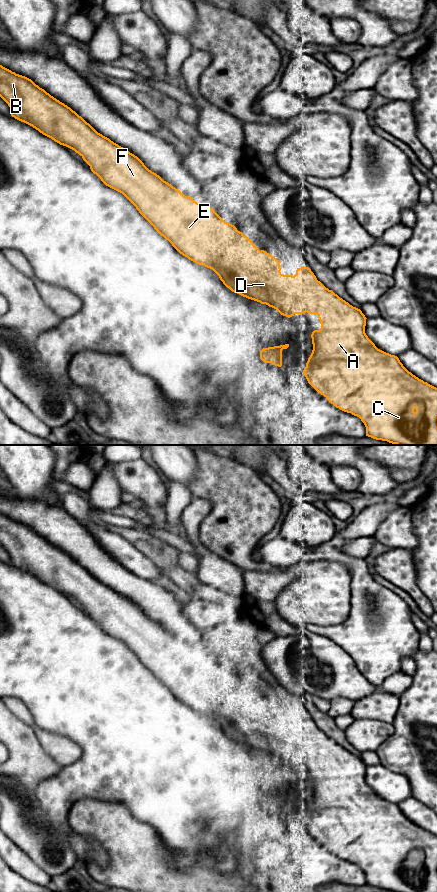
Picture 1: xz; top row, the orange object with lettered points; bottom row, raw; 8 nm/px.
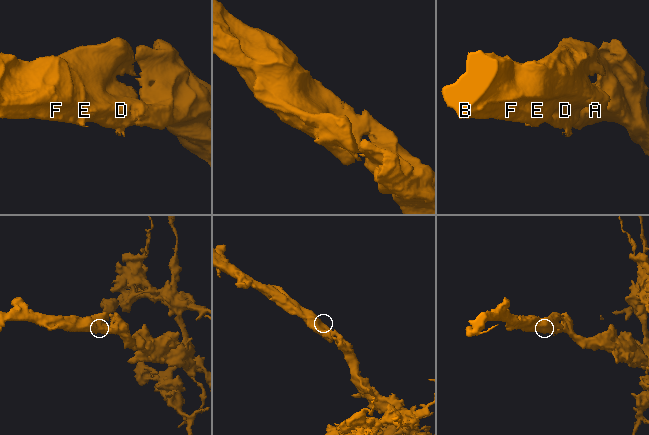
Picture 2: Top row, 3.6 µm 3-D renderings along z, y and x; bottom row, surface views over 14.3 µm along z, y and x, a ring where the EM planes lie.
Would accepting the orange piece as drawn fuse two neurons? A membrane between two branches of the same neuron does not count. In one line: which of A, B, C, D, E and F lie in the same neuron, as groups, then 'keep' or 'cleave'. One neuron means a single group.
groups A B C D E F; keep

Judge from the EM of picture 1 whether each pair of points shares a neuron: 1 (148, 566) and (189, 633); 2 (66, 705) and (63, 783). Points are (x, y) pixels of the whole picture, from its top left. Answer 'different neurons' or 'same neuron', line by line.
1: different neurons
2: same neuron

